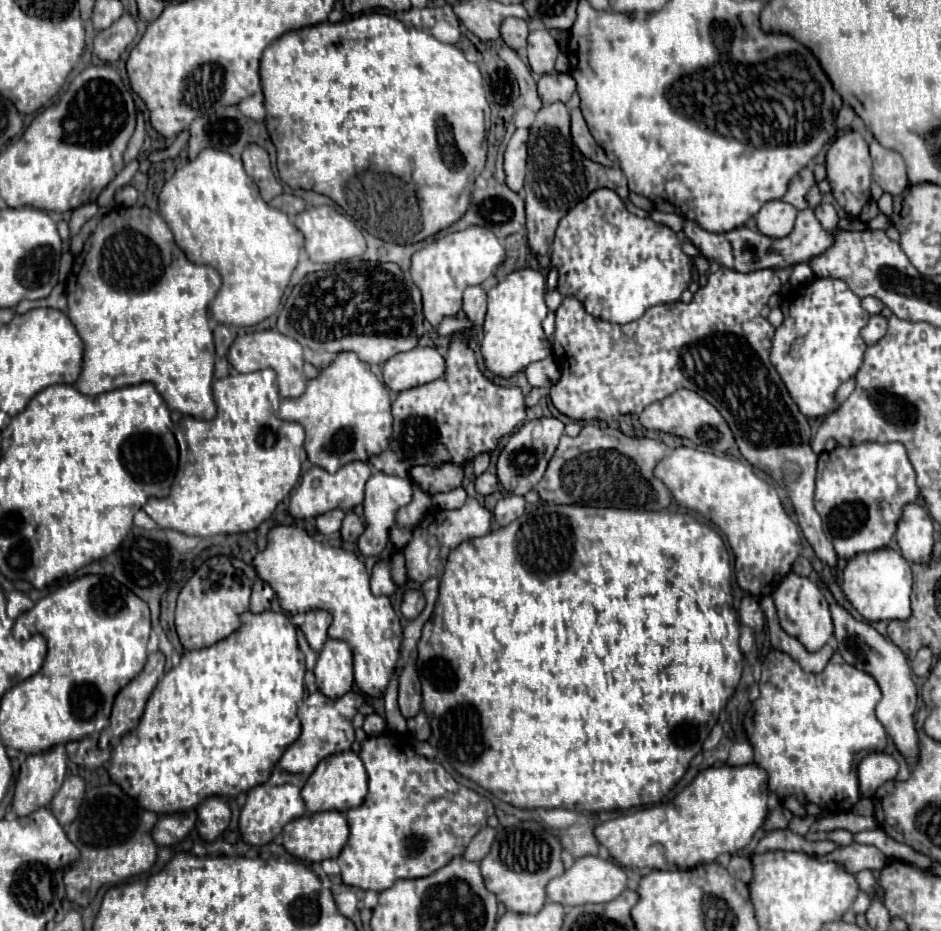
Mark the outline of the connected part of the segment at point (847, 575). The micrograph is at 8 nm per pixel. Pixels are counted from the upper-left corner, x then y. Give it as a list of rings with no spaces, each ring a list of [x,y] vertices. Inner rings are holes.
[[[881,548],[875,552],[861,552],[853,556],[841,572],[841,588],[853,608],[871,622],[877,620],[905,620],[911,616],[911,568],[901,552],[893,548]]]

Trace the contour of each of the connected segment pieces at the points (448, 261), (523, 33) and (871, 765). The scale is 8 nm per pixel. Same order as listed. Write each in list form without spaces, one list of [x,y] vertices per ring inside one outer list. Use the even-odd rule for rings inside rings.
[[[471,226],[461,232],[447,234],[425,248],[417,250],[411,258],[411,280],[421,290],[423,296],[423,316],[437,328],[441,318],[455,316],[461,310],[461,296],[467,286],[481,284],[485,278],[493,276],[497,266],[505,258],[505,248],[499,244],[495,234],[483,226]]]
[[[507,18],[501,26],[501,38],[513,50],[525,48],[527,46],[527,36],[529,36],[529,26],[519,18]]]
[[[871,752],[867,754],[857,768],[857,780],[859,790],[863,796],[873,796],[875,790],[885,784],[887,780],[893,780],[899,772],[899,764],[893,756],[885,752]]]

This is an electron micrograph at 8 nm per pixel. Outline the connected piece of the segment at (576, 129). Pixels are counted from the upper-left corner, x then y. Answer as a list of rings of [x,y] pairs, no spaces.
[[[579,108],[571,110],[571,136],[573,136],[573,142],[577,144],[577,148],[583,152],[583,156],[587,156],[589,160],[595,160],[603,166],[613,166],[613,162],[605,156],[603,148],[599,148],[599,144],[595,144]]]

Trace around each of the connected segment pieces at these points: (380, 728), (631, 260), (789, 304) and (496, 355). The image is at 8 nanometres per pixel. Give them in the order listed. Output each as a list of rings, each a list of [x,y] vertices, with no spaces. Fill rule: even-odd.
[[[369,714],[369,716],[365,716],[363,730],[367,736],[379,736],[385,732],[385,720],[379,714]]]
[[[599,188],[595,192],[591,192],[585,200],[581,200],[577,206],[573,206],[559,222],[559,228],[557,228],[557,234],[555,234],[555,240],[553,240],[553,246],[551,246],[551,262],[553,266],[559,270],[559,290],[563,296],[575,296],[579,298],[587,312],[597,316],[597,318],[603,318],[607,322],[613,322],[613,324],[629,324],[633,320],[639,320],[647,308],[651,306],[657,306],[657,304],[669,304],[669,302],[677,302],[683,294],[683,290],[689,288],[691,284],[691,258],[681,250],[681,242],[677,240],[675,232],[663,224],[657,224],[653,222],[651,218],[639,218],[631,212],[627,212],[623,200],[609,188]]]
[[[815,278],[811,284],[789,290],[781,300],[781,310],[785,320],[773,338],[771,364],[807,418],[827,416],[833,412],[837,388],[863,364],[867,346],[859,330],[869,322],[869,312],[863,310],[861,298],[835,278]]]
[[[533,268],[511,272],[503,282],[499,282],[489,292],[481,354],[485,358],[487,368],[493,374],[509,378],[525,370],[527,364],[549,356],[551,344],[541,328],[541,322],[547,316],[547,304],[543,296],[545,296],[545,278],[539,270]]]

